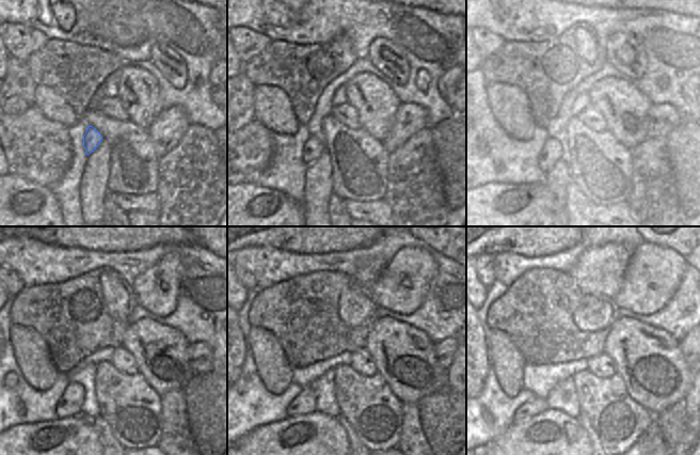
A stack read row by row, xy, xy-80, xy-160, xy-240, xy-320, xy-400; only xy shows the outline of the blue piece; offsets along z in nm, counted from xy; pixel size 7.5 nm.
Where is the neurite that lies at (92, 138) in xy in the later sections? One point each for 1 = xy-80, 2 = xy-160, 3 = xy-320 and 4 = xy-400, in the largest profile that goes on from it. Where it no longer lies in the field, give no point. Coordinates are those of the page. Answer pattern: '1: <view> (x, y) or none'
1: xy-80 (313, 148)
2: xy-160 (551, 153)
3: xy-320 (304, 403)
4: xy-400 (537, 405)

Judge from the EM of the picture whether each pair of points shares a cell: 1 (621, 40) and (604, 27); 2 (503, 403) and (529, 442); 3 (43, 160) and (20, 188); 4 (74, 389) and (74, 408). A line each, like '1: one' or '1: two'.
1: two
2: two
3: two
4: one

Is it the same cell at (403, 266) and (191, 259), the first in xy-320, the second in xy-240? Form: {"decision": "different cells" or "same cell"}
{"decision": "different cells"}

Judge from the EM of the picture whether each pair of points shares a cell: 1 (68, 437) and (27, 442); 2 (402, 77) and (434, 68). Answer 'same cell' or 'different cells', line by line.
1: same cell
2: different cells

